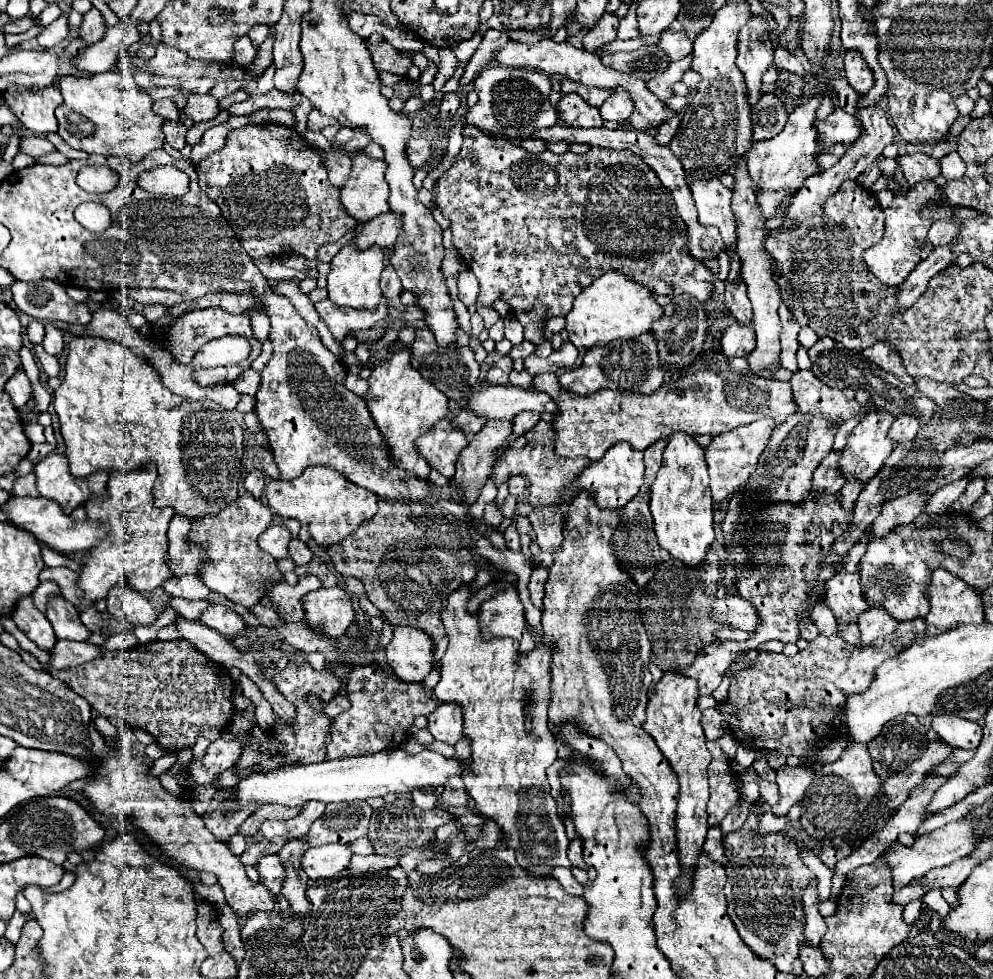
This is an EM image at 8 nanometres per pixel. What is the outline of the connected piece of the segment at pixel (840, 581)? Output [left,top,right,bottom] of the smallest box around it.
[825,571,871,625]

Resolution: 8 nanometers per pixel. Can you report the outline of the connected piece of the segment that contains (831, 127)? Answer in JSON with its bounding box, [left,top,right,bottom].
[815,107,861,151]

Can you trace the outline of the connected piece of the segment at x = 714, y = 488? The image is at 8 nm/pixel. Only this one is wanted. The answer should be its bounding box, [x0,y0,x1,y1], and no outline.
[705,417,777,502]

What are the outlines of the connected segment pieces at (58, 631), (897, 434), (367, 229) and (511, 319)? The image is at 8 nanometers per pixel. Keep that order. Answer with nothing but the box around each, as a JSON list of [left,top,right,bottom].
[[47,597,91,641],[889,413,921,443],[355,211,403,249],[504,314,524,345]]

